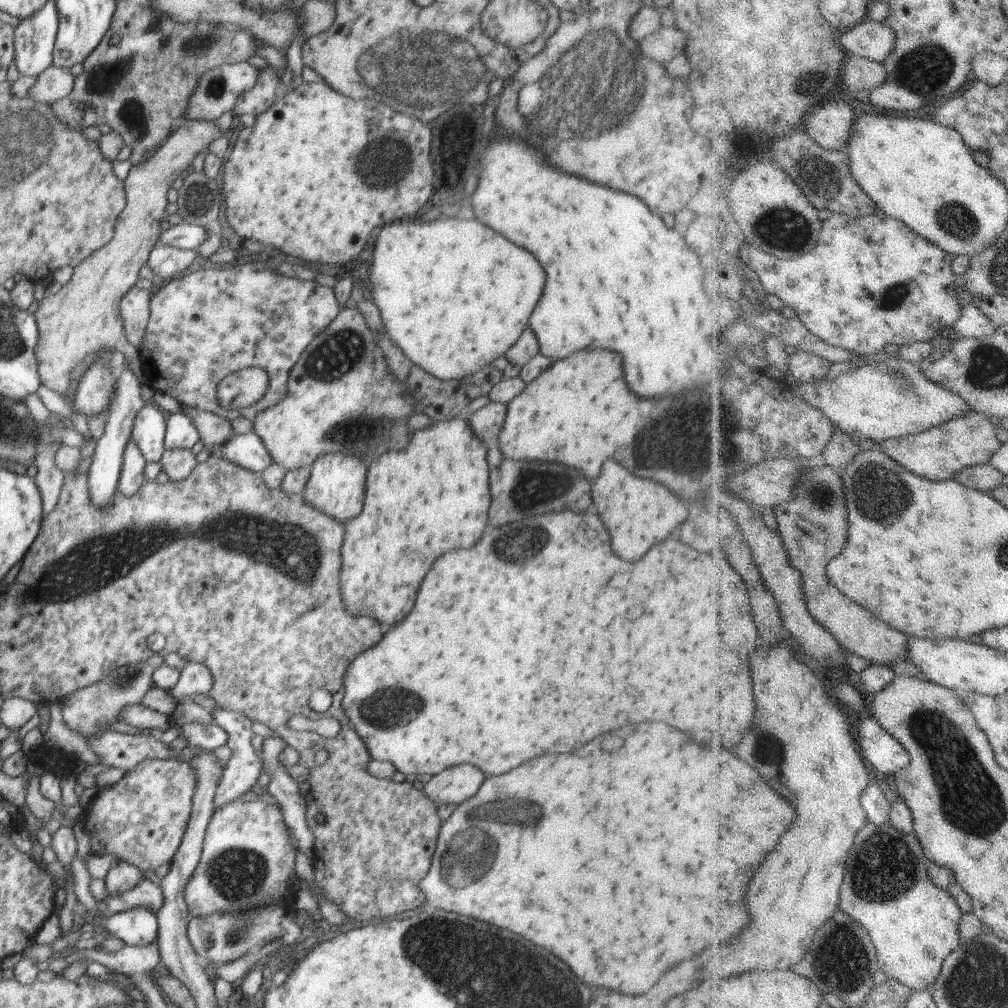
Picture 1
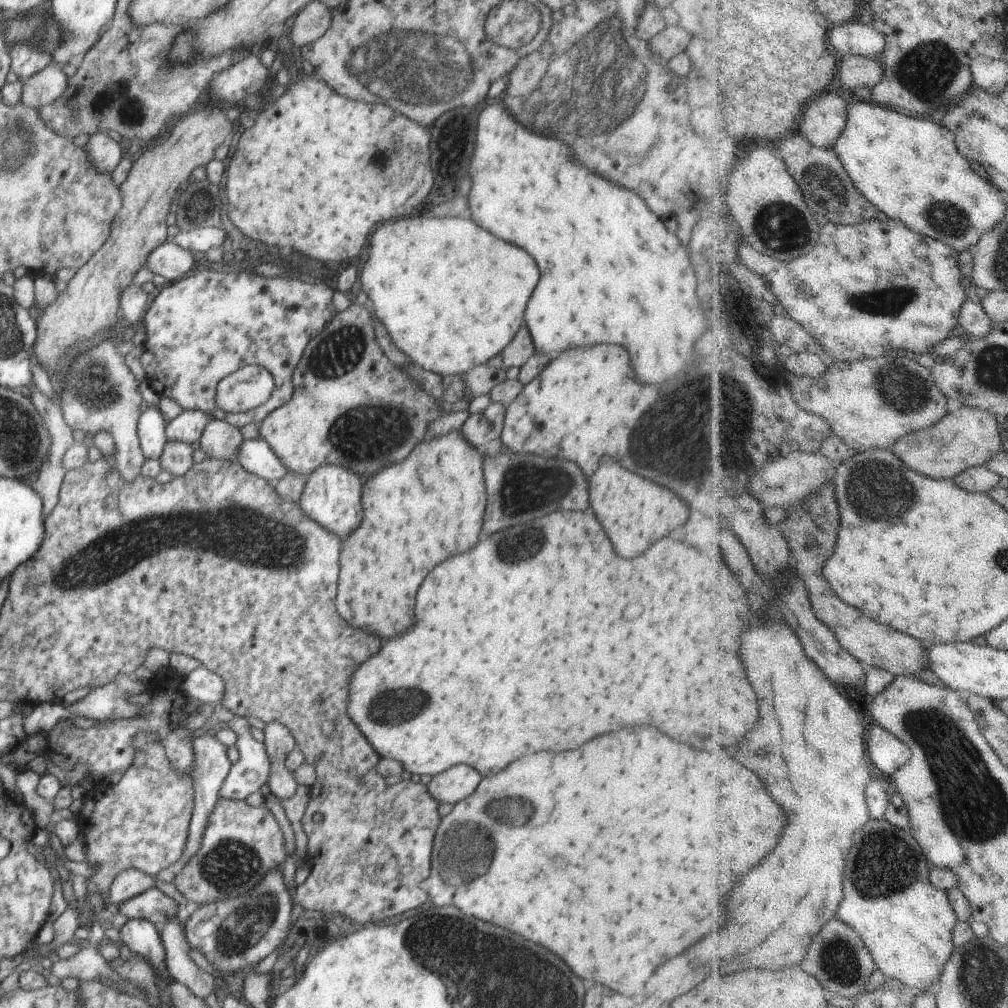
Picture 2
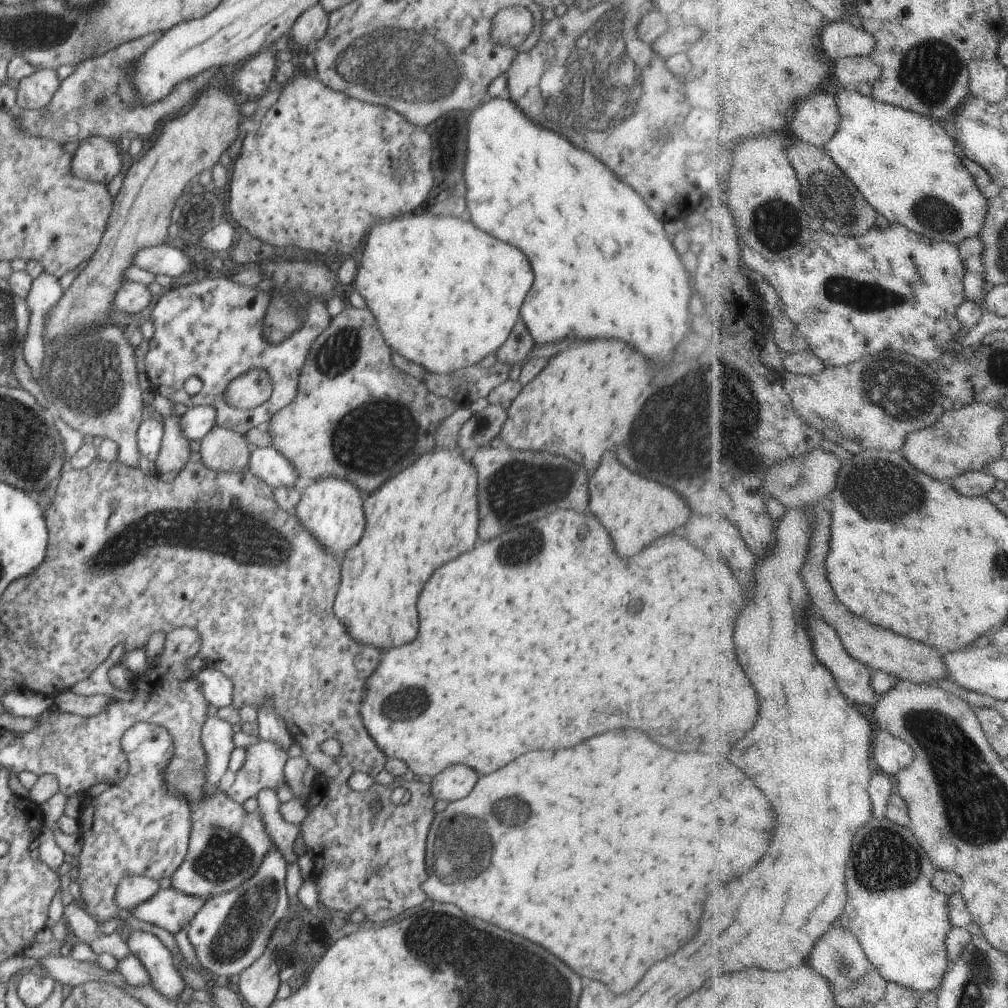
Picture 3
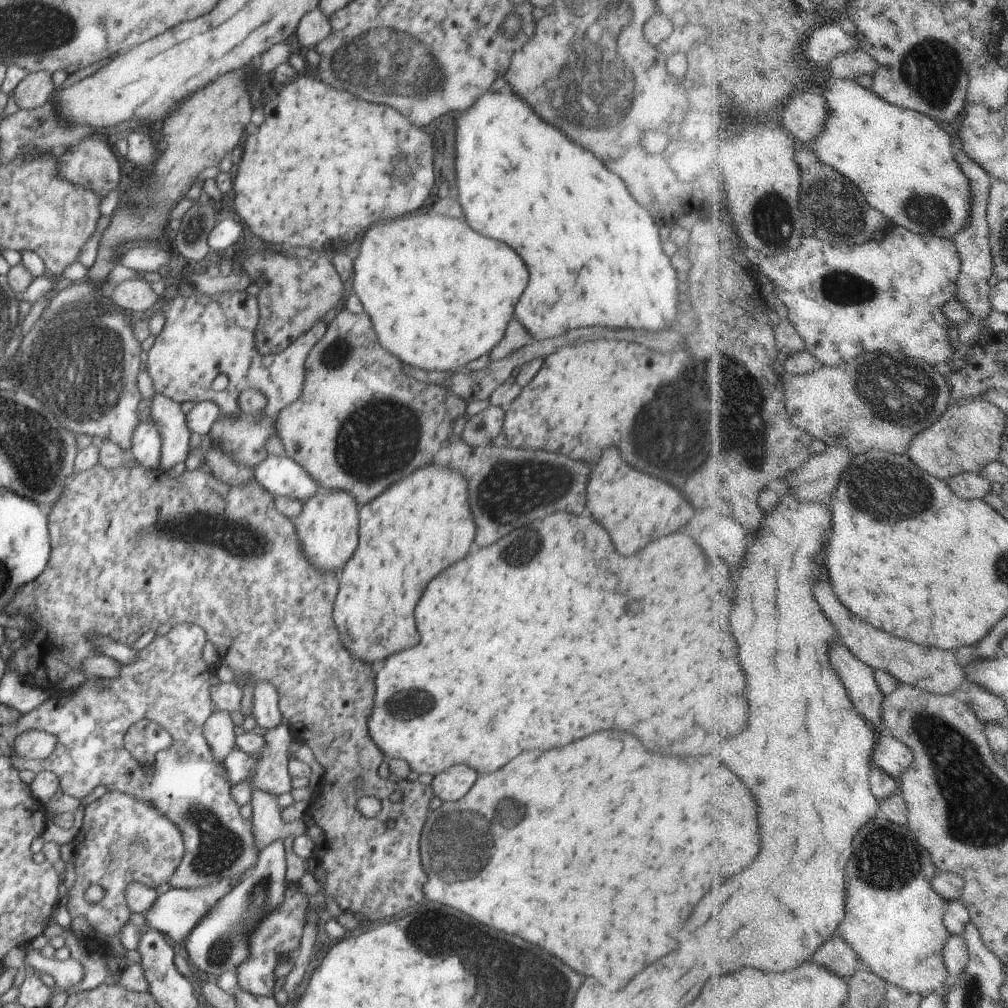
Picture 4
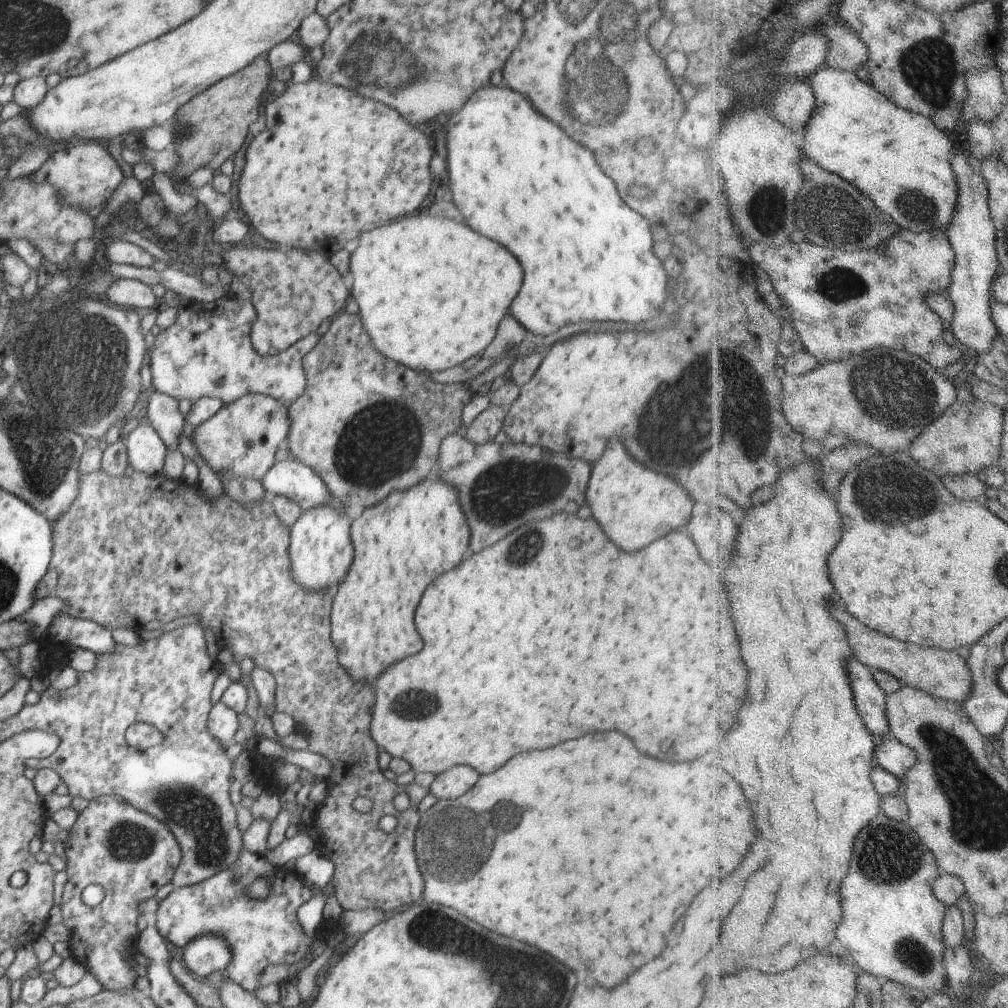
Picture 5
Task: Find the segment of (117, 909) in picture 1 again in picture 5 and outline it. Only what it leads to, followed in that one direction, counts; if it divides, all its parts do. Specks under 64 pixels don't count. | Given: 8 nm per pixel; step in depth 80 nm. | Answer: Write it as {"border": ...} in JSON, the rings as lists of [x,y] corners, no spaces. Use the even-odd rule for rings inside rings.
{"border":[[[244,849],[232,867],[218,872],[214,877],[203,882],[186,887],[176,887],[166,899],[159,903],[158,911],[152,917],[151,922],[164,941],[174,945],[179,953],[196,938],[205,935],[221,937],[229,947],[232,956],[225,969],[228,972],[229,980],[253,993],[260,988],[260,985],[257,987],[258,980],[268,965],[282,965],[283,963],[291,965],[306,958],[314,939],[304,933],[298,922],[297,911],[300,906],[312,898],[312,886],[297,872],[290,871],[284,866],[275,869],[275,866],[264,856],[251,854]],[[237,875],[240,879],[237,883],[233,883],[233,879]],[[263,877],[267,877],[271,881],[267,898],[256,899],[247,895],[245,891],[255,881]]]}

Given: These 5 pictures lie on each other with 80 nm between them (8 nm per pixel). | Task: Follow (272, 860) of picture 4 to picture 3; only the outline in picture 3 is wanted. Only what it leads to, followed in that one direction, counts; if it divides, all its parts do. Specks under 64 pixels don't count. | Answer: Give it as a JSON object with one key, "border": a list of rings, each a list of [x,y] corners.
{"border":[[[272,847],[258,870],[240,886],[206,901],[187,926],[188,940],[194,947],[198,963],[218,976],[240,974],[263,955],[277,924],[288,914],[290,905],[285,876],[287,860]]]}

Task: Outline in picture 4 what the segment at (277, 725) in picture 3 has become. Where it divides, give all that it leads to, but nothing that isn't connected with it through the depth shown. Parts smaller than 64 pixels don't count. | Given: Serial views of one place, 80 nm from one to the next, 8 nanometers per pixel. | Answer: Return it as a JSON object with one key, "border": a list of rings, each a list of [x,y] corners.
{"border":[[[258,681],[253,695],[253,714],[257,724],[267,732],[281,722],[281,709],[278,708],[277,688],[268,681]]]}

